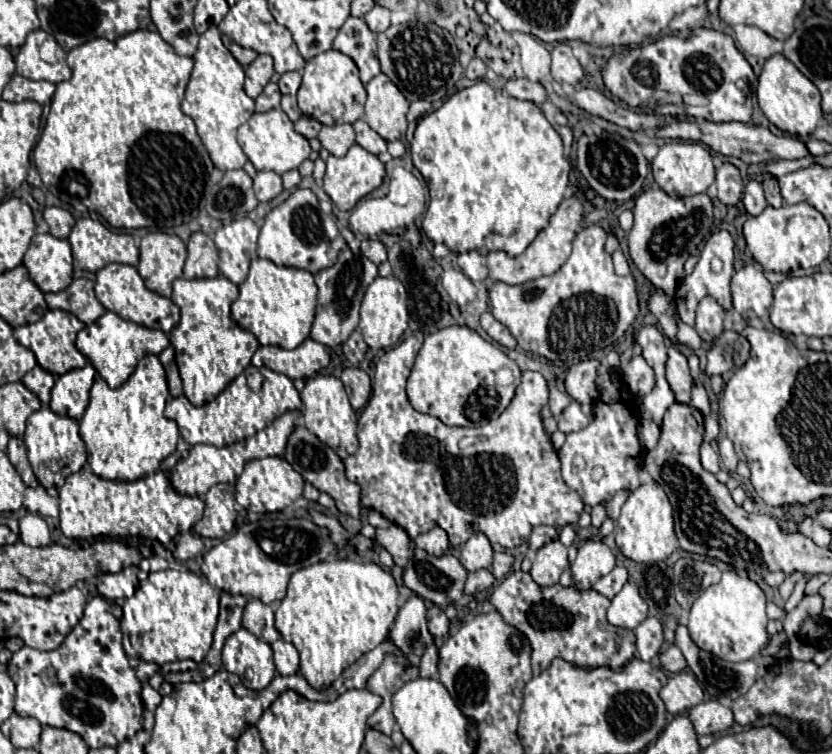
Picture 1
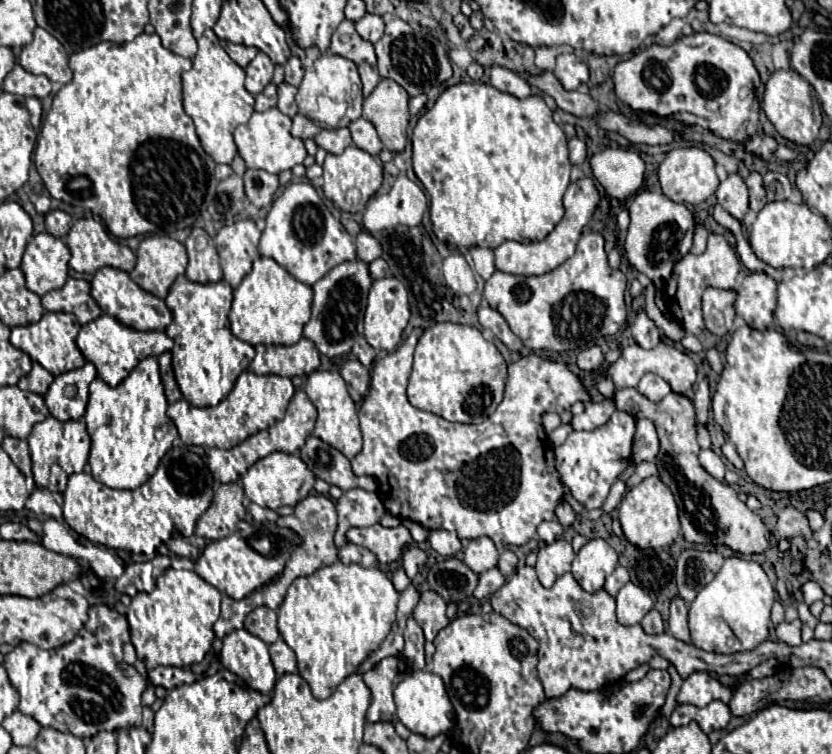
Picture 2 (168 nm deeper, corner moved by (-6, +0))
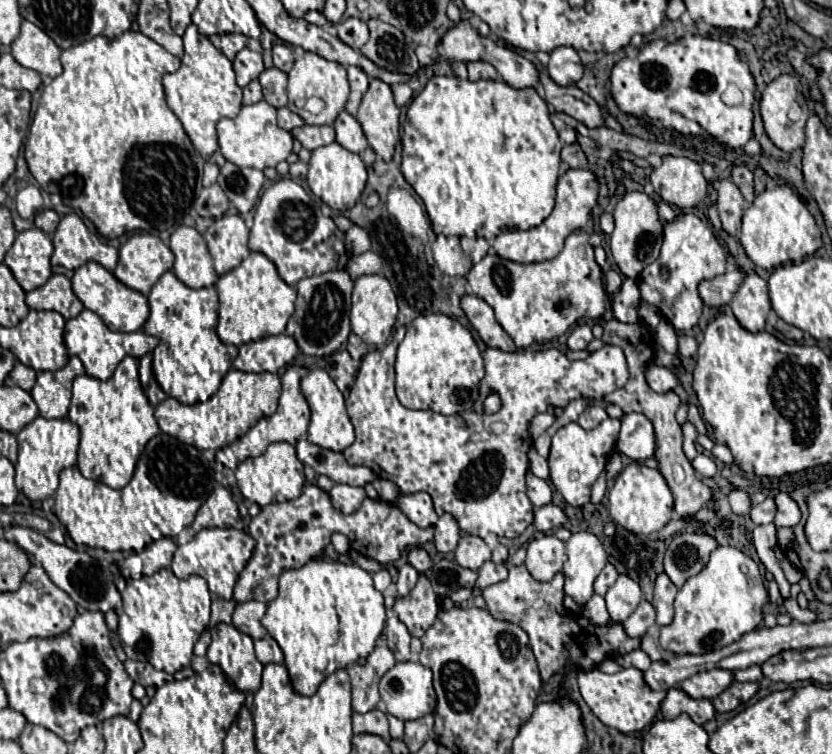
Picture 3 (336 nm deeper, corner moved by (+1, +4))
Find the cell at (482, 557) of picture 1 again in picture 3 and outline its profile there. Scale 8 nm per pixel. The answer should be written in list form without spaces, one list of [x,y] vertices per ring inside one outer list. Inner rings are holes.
[[[465,535],[459,539],[459,547],[455,549],[455,561],[461,567],[477,571],[489,559],[491,559],[491,549],[485,545],[481,537]]]

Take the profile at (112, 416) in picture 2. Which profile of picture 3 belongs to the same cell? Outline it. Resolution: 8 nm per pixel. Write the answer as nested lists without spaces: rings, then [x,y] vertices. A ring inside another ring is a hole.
[[[125,357],[107,381],[79,375],[79,379],[73,383],[67,419],[81,431],[77,469],[83,477],[101,481],[113,489],[123,489],[131,481],[143,447],[159,433],[153,407],[149,405],[139,383],[135,357]]]

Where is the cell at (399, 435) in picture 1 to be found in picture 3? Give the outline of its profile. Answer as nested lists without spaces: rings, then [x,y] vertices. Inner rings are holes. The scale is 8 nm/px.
[[[391,339],[385,347],[379,347],[379,349],[371,351],[371,353],[367,353],[367,355],[363,357],[363,361],[361,361],[361,367],[359,367],[359,371],[357,371],[355,383],[353,383],[351,391],[349,391],[347,401],[345,401],[345,405],[347,405],[347,413],[349,413],[349,417],[351,417],[353,425],[355,425],[355,441],[351,443],[351,447],[347,447],[347,449],[343,451],[343,455],[345,455],[347,463],[351,463],[351,465],[365,465],[365,467],[373,469],[373,473],[375,473],[377,477],[393,481],[393,483],[401,489],[403,495],[417,493],[417,491],[425,491],[425,493],[429,493],[431,499],[433,499],[433,503],[435,503],[435,511],[437,511],[437,515],[451,513],[451,515],[459,521],[459,527],[461,527],[465,533],[469,533],[469,535],[477,535],[477,537],[485,537],[487,533],[495,533],[495,535],[499,535],[499,537],[513,539],[513,537],[519,537],[519,535],[521,535],[521,533],[533,523],[533,505],[531,505],[531,501],[529,501],[529,497],[527,497],[527,493],[525,493],[525,475],[527,475],[527,471],[529,471],[527,451],[529,451],[529,447],[531,447],[531,437],[529,437],[529,431],[527,431],[529,421],[531,421],[537,413],[547,411],[547,405],[553,405],[553,407],[557,407],[557,405],[559,405],[559,407],[565,407],[569,401],[579,399],[579,397],[589,397],[589,399],[593,399],[593,401],[599,401],[603,395],[607,395],[607,393],[611,393],[611,391],[623,387],[623,385],[627,383],[627,379],[629,379],[629,371],[627,371],[627,361],[625,361],[623,349],[621,349],[621,347],[615,347],[615,345],[605,345],[603,349],[591,353],[591,355],[589,355],[587,359],[583,359],[583,361],[569,361],[569,359],[565,357],[565,353],[561,353],[559,349],[505,353],[505,351],[499,351],[499,349],[491,349],[491,347],[489,347],[489,349],[483,351],[485,375],[483,375],[483,379],[479,381],[479,399],[475,402],[475,405],[473,405],[473,411],[469,411],[465,417],[463,416],[463,413],[441,415],[441,413],[435,413],[435,411],[411,411],[411,409],[403,407],[403,405],[399,403],[397,395],[395,395],[395,369],[393,369],[393,365],[395,365],[395,351],[397,351],[397,345],[399,345],[399,341],[397,341],[397,339]],[[491,389],[499,393],[499,397],[501,397],[501,401],[503,401],[503,407],[501,407],[495,415],[485,415],[485,413],[483,413],[483,401]]]

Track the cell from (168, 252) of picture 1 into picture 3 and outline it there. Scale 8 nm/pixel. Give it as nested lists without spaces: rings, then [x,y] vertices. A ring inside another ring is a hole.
[[[135,233],[127,239],[127,243],[119,249],[119,263],[113,271],[113,275],[127,287],[147,295],[151,291],[151,287],[157,283],[157,279],[167,273],[173,267],[173,253],[171,249],[155,235],[151,233]]]

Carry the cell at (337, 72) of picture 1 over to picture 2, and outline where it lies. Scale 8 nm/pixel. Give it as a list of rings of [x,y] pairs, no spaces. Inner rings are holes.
[[[324,53],[320,55],[314,65],[310,69],[306,69],[306,75],[298,87],[298,95],[296,95],[296,103],[302,115],[310,115],[312,111],[316,111],[316,99],[318,95],[326,95],[334,101],[346,101],[348,103],[348,111],[346,117],[338,123],[338,127],[346,127],[352,121],[362,117],[362,81],[358,75],[358,69],[354,67],[354,63],[350,63],[350,59],[340,57],[340,55],[332,55],[332,53]]]

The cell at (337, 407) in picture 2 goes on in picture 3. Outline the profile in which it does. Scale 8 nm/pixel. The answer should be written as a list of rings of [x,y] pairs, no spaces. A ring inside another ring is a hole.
[[[311,369],[301,379],[301,391],[303,391],[303,395],[311,407],[311,423],[307,429],[307,441],[313,445],[319,445],[323,449],[331,449],[331,451],[343,451],[345,447],[349,447],[355,441],[353,423],[347,415],[343,395],[335,387],[333,379],[323,369]]]

